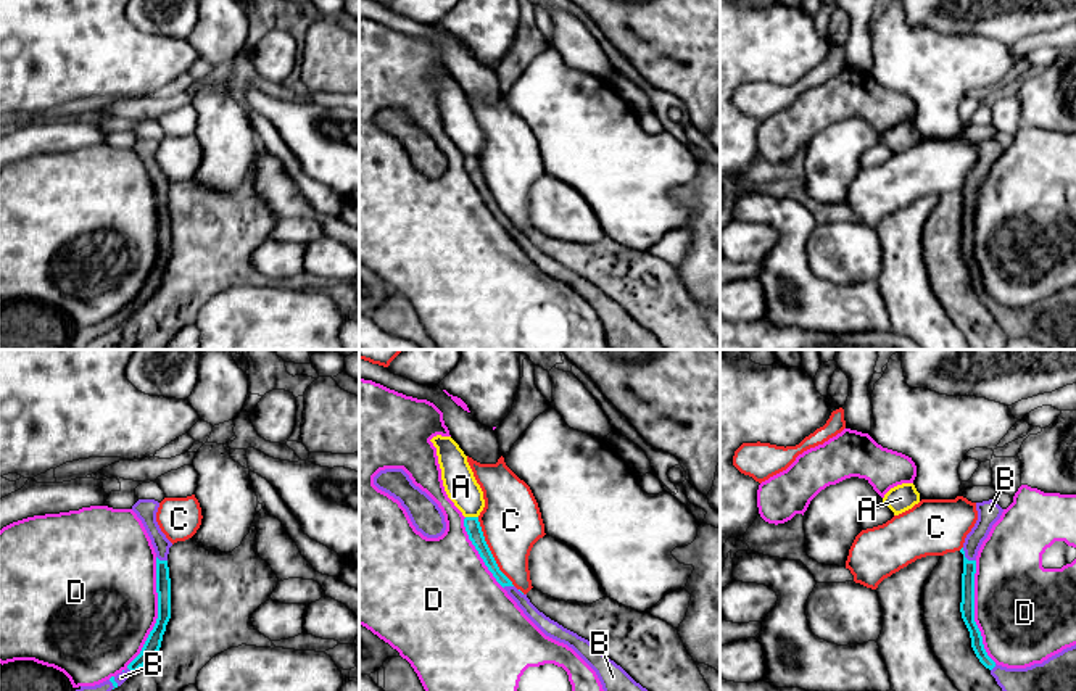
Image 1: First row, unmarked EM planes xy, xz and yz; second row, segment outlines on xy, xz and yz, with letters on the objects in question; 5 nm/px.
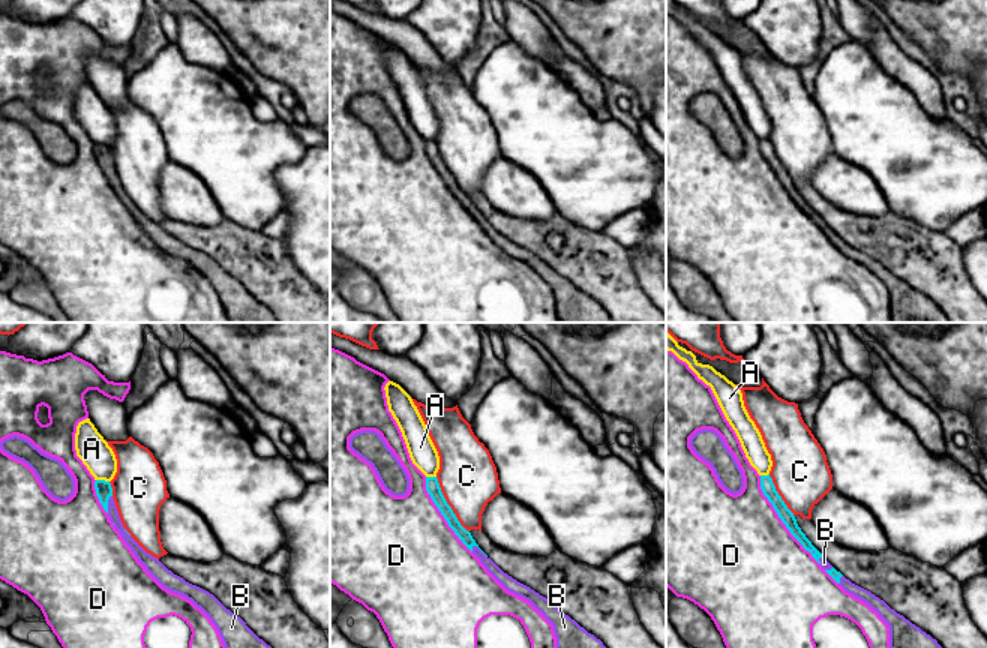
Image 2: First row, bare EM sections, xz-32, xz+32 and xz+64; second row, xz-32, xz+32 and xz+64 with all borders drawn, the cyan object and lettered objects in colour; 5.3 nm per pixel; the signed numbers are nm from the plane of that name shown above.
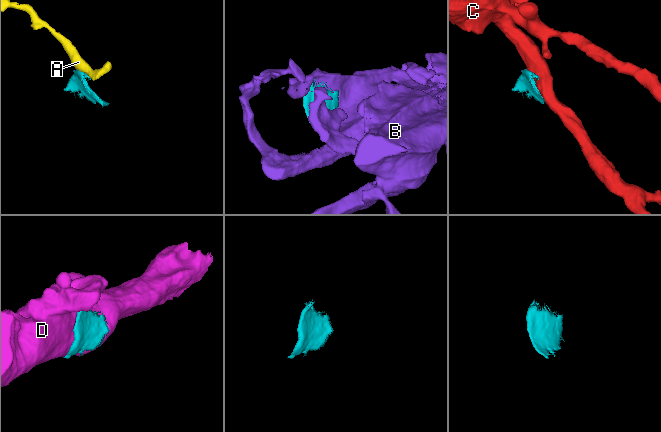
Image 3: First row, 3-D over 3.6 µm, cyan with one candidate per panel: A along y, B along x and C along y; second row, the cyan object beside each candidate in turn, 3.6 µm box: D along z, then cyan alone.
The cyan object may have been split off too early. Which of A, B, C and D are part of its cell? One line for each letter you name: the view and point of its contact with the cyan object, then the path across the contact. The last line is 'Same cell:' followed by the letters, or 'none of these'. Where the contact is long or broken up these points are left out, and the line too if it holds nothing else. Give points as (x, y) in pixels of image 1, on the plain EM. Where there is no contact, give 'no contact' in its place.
B: contact yz (965, 197)
Same cell: B

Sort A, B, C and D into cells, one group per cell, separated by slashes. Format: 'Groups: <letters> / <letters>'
Groups: A / B / C / D

